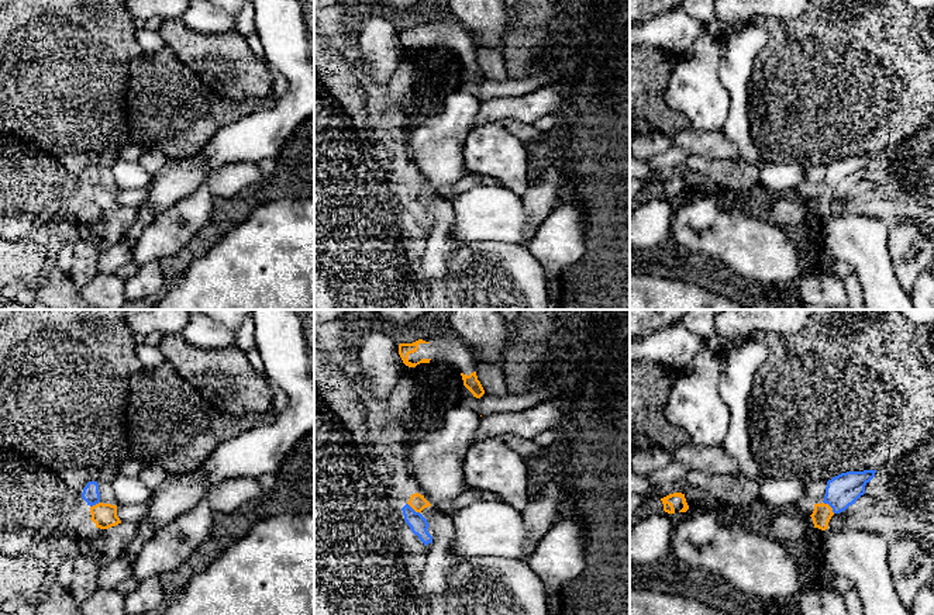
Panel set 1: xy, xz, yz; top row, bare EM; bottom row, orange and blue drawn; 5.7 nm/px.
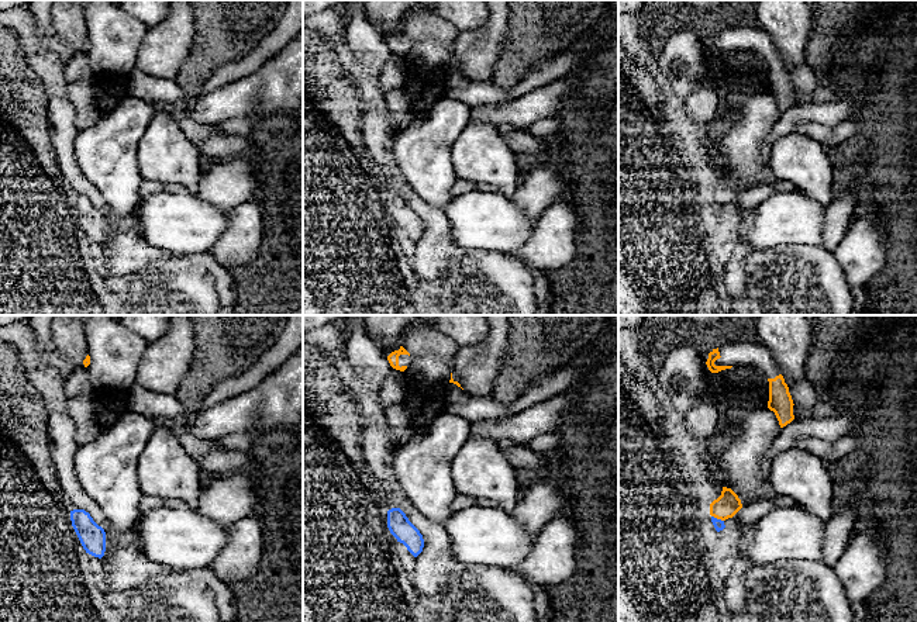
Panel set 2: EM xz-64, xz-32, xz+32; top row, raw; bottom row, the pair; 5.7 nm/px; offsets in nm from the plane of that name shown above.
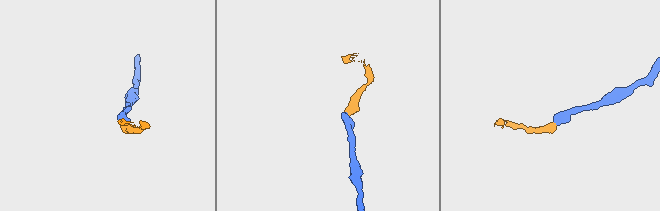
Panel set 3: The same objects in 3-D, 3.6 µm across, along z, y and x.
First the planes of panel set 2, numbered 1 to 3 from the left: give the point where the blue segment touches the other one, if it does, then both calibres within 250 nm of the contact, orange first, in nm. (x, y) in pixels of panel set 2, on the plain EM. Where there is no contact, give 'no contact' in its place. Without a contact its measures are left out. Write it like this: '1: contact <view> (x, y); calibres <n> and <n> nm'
1: no contact
2: no contact
3: contact xz+32 (717, 203); calibres 140 and 60 nm

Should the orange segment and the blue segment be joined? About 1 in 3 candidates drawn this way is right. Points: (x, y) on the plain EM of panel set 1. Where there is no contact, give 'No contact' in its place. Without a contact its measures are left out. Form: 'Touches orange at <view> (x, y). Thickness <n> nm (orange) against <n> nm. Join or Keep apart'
Touches orange at yz (830, 192). Thickness 110 nm (orange) against 190 nm. Join

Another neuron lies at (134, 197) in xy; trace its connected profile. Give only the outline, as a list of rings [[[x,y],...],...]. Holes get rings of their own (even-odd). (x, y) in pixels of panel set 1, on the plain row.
[[[132,189],[132,190],[117,190],[117,201],[121,207],[138,207],[144,200],[148,198],[149,189]]]

